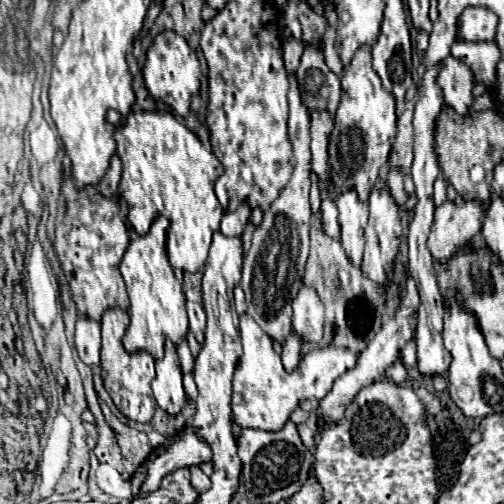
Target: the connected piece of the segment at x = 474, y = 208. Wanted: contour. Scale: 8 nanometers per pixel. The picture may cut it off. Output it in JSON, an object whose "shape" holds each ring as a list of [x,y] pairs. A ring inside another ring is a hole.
{"shape":[[[446,200],[434,212],[434,224],[428,238],[428,248],[432,258],[446,262],[456,246],[470,242],[480,230],[486,218],[486,208],[490,202],[480,200]]]}

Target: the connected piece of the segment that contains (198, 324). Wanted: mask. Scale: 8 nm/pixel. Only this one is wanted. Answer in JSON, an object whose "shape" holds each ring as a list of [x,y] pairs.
{"shape":[[[186,300],[186,310],[188,310],[188,318],[190,318],[190,332],[202,344],[204,342],[204,328],[206,328],[206,314],[204,314],[202,302]]]}

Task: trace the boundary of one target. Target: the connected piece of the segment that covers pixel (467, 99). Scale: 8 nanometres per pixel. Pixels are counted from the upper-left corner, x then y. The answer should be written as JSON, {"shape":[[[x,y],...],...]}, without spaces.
{"shape":[[[448,56],[442,60],[440,70],[438,70],[438,86],[442,88],[444,104],[454,108],[458,114],[466,114],[474,102],[472,98],[472,72],[470,68],[454,58]]]}

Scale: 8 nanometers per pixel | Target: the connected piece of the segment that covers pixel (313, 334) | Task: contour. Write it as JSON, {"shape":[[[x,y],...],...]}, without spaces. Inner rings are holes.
{"shape":[[[302,286],[292,308],[292,326],[300,334],[300,338],[306,342],[320,342],[324,326],[324,306],[318,294],[312,288]]]}

